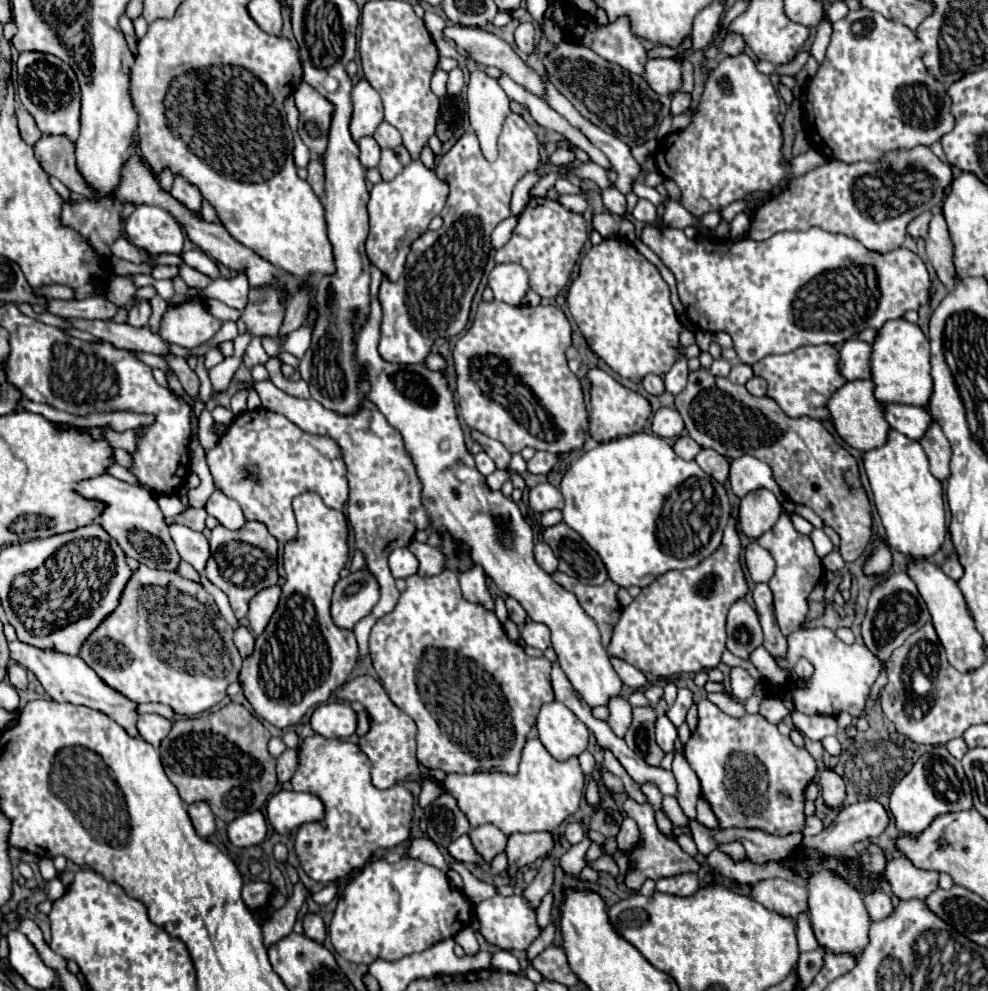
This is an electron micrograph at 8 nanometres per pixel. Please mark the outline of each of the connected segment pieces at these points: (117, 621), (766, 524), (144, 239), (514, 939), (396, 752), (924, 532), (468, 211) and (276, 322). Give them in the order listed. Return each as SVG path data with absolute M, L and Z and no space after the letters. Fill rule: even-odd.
M140 564L138 570L132 572L132 578L126 582L126 588L122 590L118 608L110 616L106 616L106 620L102 620L102 624L86 638L78 656L98 674L98 678L102 678L110 688L114 688L116 692L120 692L128 700L134 700L134 702L162 702L162 704L170 706L176 714L182 714L182 716L196 716L204 710L216 706L226 696L228 684L238 680L238 672L240 672L240 666L242 666L242 658L240 658L240 654L238 654L238 650L232 642L232 628L230 628L230 624L226 624L226 620L222 620L222 616L218 614L218 606L214 608L214 600L204 590L204 586L198 584L198 582L192 582L188 578L182 578L176 570L174 572L158 570L158 568L148 568L144 564Z
M768 488L754 490L746 494L740 502L738 510L740 530L750 538L760 538L762 532L770 530L776 524L780 514L782 514L782 504Z
M136 206L126 218L124 230L128 240L150 254L180 254L184 234L178 222L158 206Z
M496 894L478 904L478 920L480 920L480 932L482 936L502 950L524 950L532 944L532 940L540 934L536 926L536 912L530 908L522 896L512 895L508 897Z
M358 676L352 678L344 684L340 684L334 694L342 700L342 702L354 702L358 700L370 720L370 730L368 734L360 736L360 750L368 756L370 764L372 764L372 784L380 790L392 788L398 782L404 782L408 776L414 774L414 770L418 768L418 760L416 760L416 724L414 720L404 714L384 692L382 684L370 676Z
M890 430L884 446L864 454L864 468L890 548L906 554L908 558L926 558L934 554L946 536L946 510L942 500L942 482L930 472L920 442L910 440L898 430Z
M510 112L502 124L502 132L498 136L498 160L488 162L482 152L478 138L474 132L466 130L458 142L436 162L436 174L448 182L450 194L446 200L444 210L440 212L444 226L434 232L422 234L418 240L412 244L412 252L408 254L404 274L398 278L398 282L388 282L382 280L380 286L380 304L382 304L382 330L380 330L380 356L388 362L398 362L398 364L418 364L424 362L426 356L432 350L432 344L436 338L448 338L460 334L470 316L470 304L476 294L476 288L480 284L480 278L484 274L488 254L492 250L490 234L492 230L510 216L510 200L514 186L518 180L524 178L524 174L536 170L540 166L540 144L534 134L534 130L528 126L528 122L522 118L522 114Z
M252 288L248 304L242 310L242 320L252 336L278 336L284 310L286 294L276 288Z

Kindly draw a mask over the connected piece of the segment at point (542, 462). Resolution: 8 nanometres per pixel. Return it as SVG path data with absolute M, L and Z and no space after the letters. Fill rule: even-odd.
M536 452L532 460L528 460L528 470L532 474L548 474L552 470L552 466L556 464L556 454L550 452Z

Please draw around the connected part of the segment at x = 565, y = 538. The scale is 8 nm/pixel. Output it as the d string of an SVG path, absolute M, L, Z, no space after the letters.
M566 522L546 528L544 542L560 560L560 572L574 576L582 584L604 584L608 580L608 572L600 556Z

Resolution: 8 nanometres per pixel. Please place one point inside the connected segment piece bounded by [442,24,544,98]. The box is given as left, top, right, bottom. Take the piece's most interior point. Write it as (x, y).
(489, 49)

